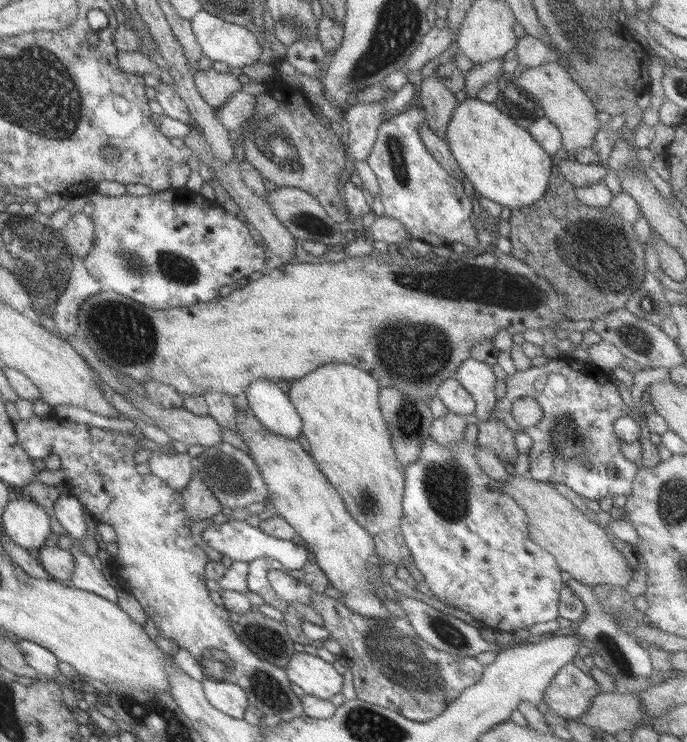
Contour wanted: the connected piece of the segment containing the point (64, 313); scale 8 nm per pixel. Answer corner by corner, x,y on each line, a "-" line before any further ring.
69,256
69,259
72,266
70,275
66,287
59,292
51,319
55,323
55,330
51,334
64,341
67,340
67,336
77,334
76,314
78,314
79,305
88,296
93,296
102,290
81,260
76,256

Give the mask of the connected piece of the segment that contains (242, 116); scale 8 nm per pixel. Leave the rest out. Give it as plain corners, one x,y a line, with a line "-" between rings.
238,91
225,101
221,109
213,109
213,112
227,132
236,131
245,122
249,122
249,118
253,119
256,114
255,100
251,95

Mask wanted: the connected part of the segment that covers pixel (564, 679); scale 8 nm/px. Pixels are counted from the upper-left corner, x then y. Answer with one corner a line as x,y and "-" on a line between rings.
567,663
560,670
557,670
557,674
545,687
542,702
548,708
551,719
574,719
580,714
584,714
591,698
600,692
599,685
591,676
583,674
572,663

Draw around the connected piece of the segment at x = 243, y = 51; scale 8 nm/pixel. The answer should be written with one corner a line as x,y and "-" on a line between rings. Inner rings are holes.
201,8
189,19
189,22
195,44
199,46
203,57
239,69
242,69
243,66
252,65
255,61
263,60
261,46
257,42
257,37
245,27
225,22

